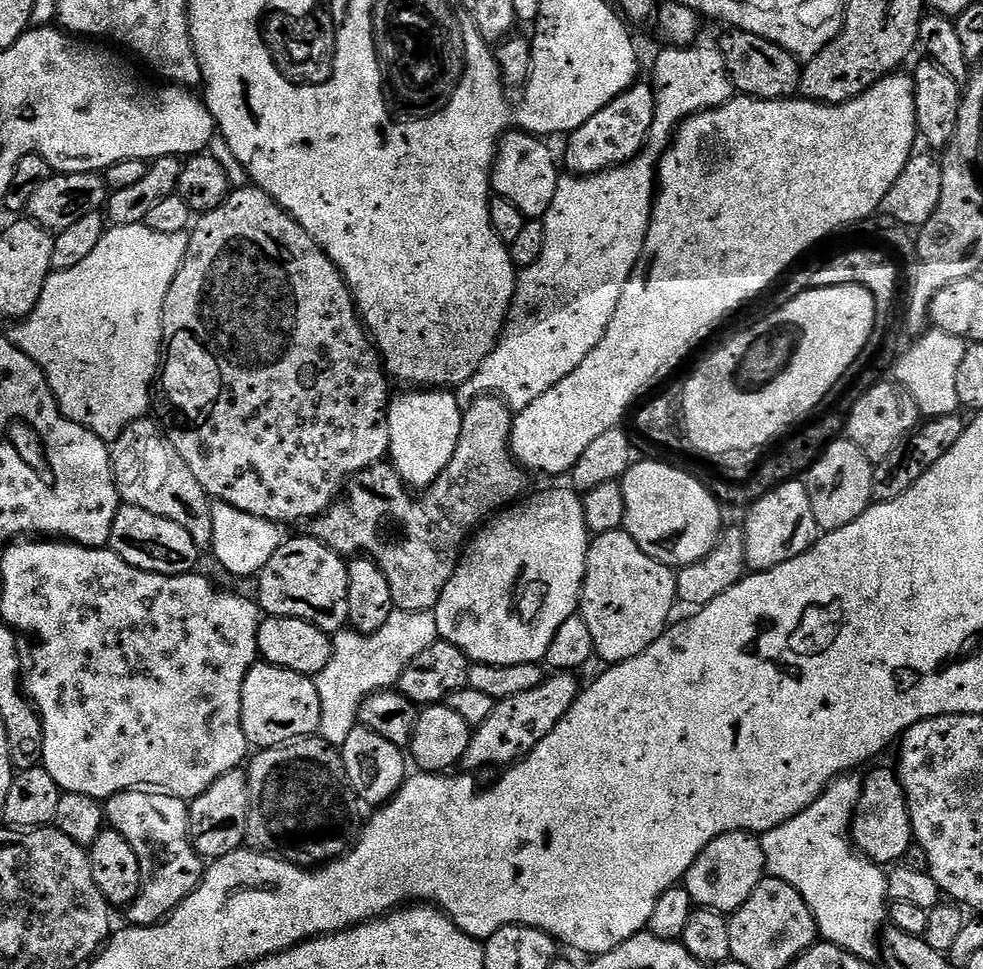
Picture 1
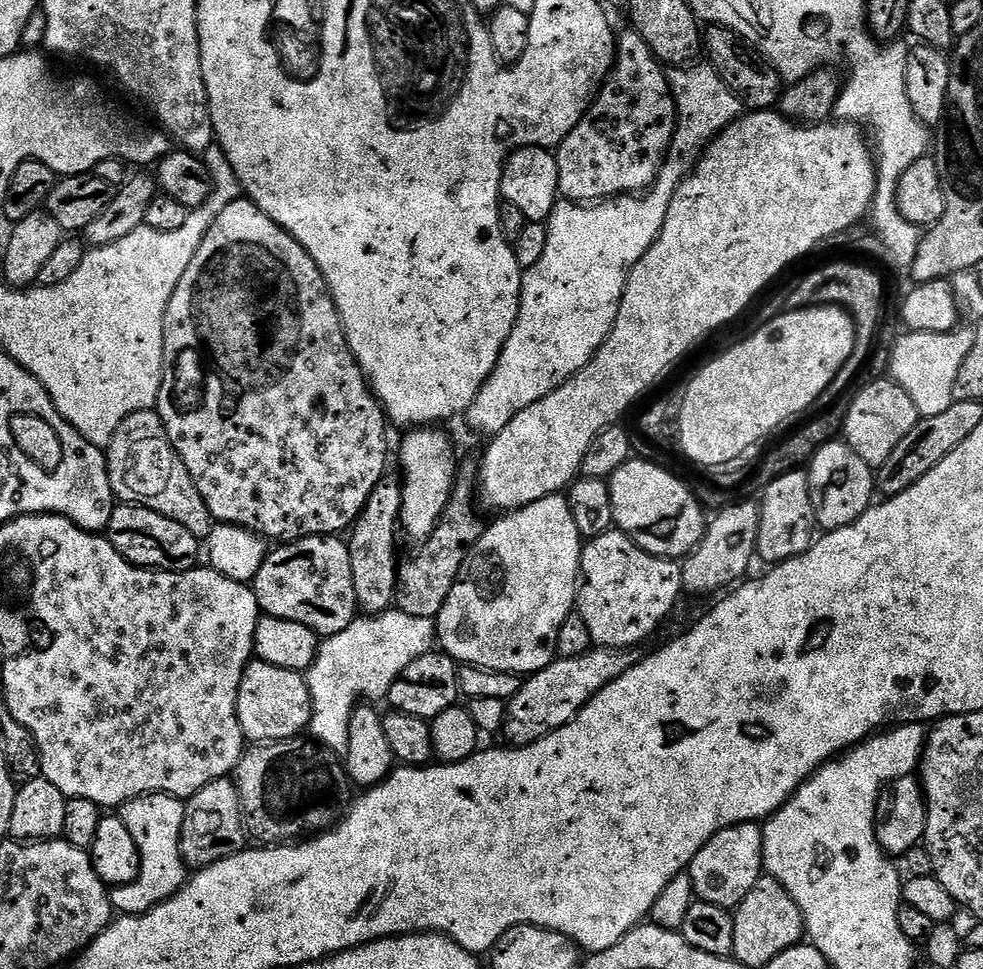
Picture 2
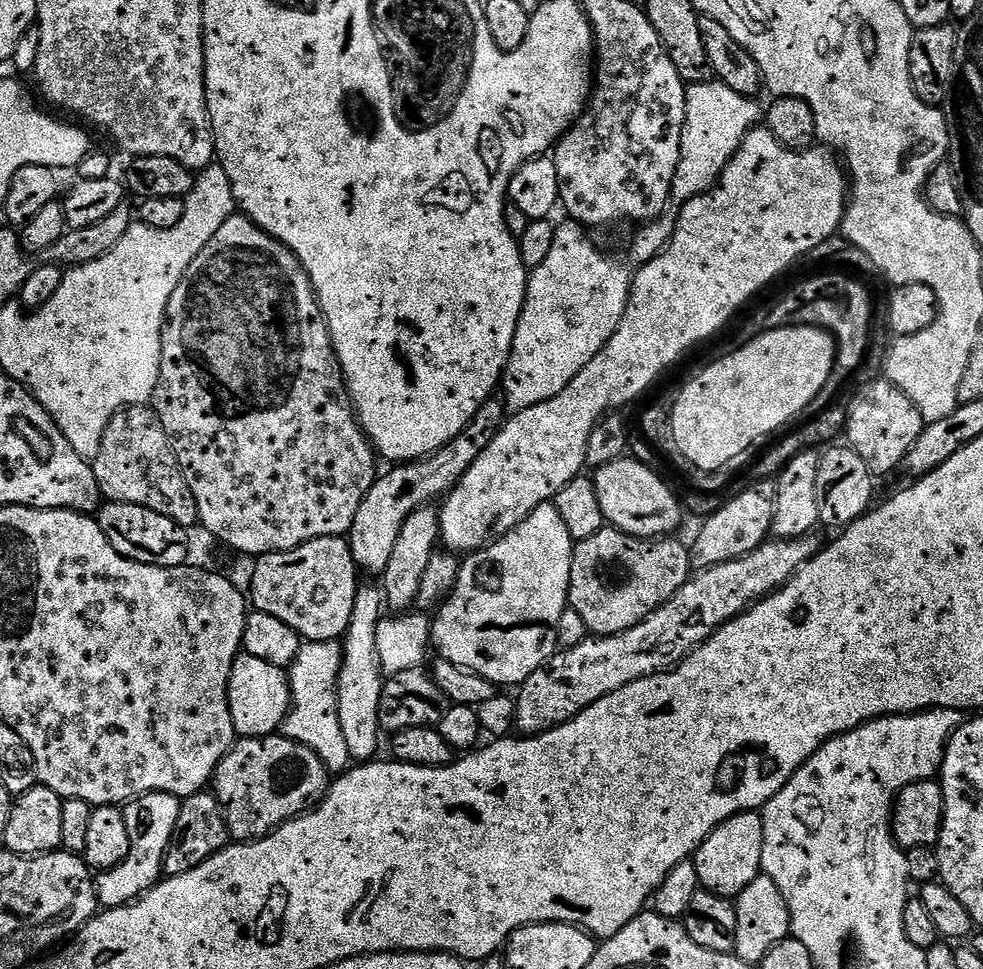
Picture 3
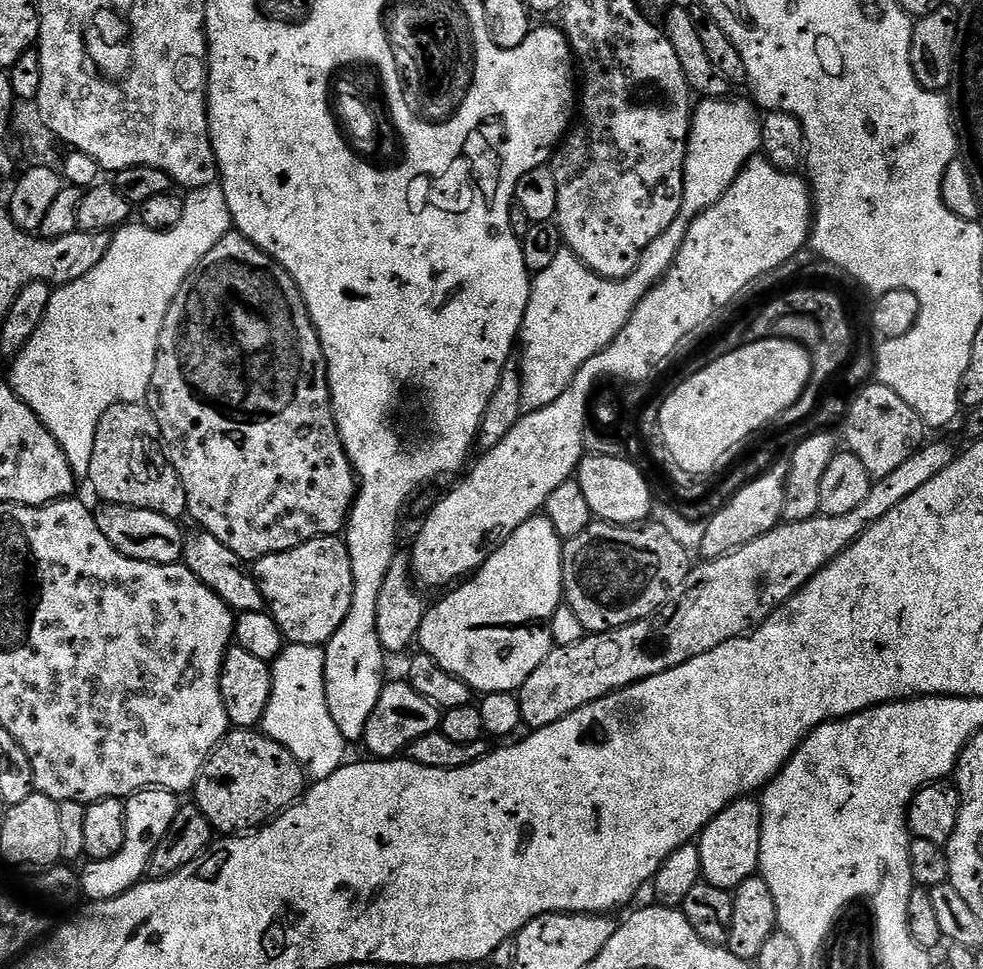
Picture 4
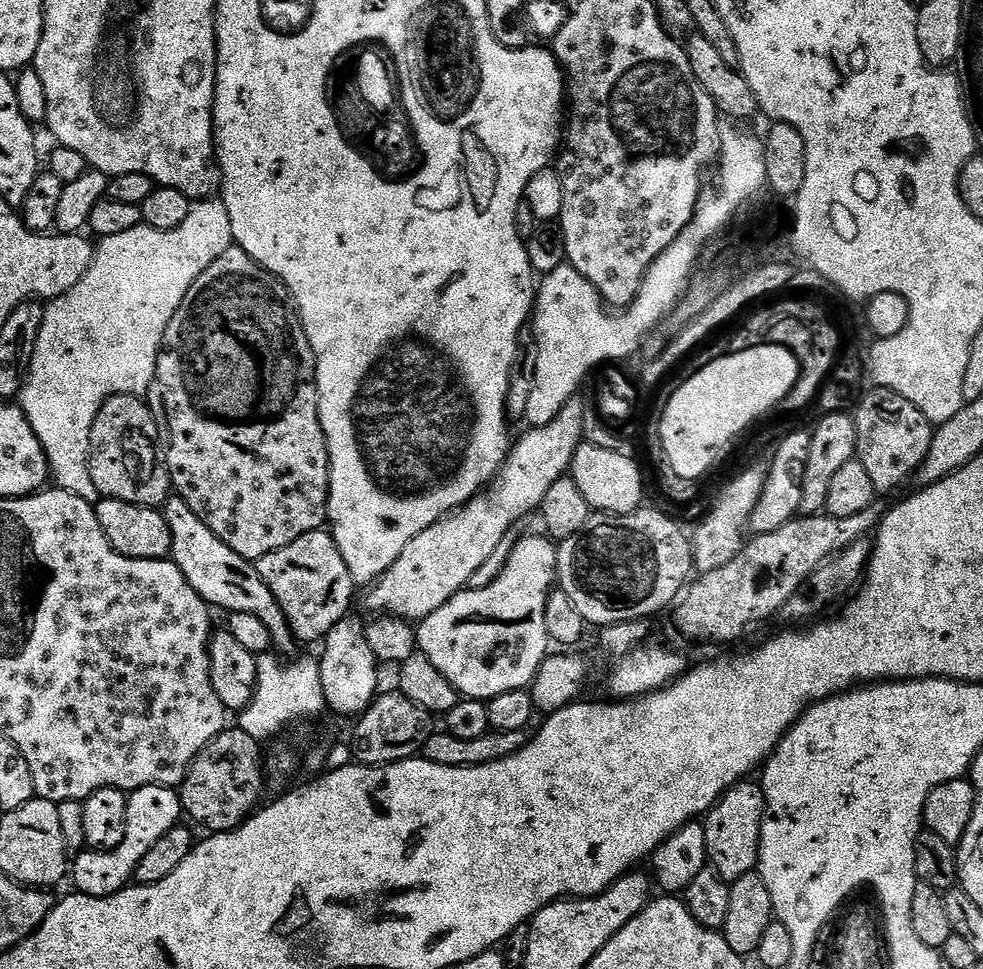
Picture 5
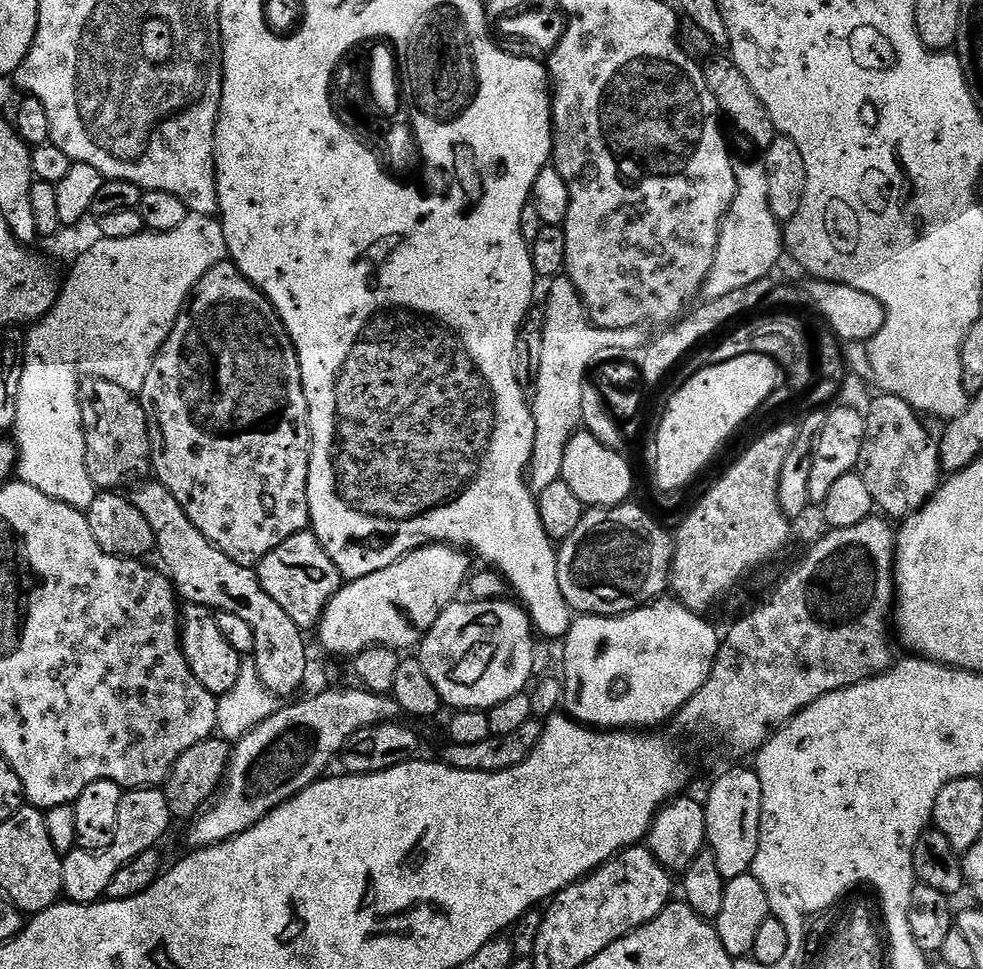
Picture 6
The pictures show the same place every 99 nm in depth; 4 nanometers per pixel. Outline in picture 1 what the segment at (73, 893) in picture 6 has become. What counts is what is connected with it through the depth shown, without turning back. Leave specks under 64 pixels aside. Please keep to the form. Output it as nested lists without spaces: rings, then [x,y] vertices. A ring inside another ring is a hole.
[[[131,788],[128,792],[114,794],[104,804],[104,815],[111,831],[122,834],[134,854],[138,854],[138,866],[140,867],[140,893],[134,902],[126,909],[129,925],[145,928],[151,924],[158,924],[166,919],[175,908],[186,899],[194,889],[200,885],[204,878],[205,861],[192,849],[192,839],[188,837],[188,810],[189,805],[185,801],[172,796],[169,792],[157,792],[155,790],[141,790]]]

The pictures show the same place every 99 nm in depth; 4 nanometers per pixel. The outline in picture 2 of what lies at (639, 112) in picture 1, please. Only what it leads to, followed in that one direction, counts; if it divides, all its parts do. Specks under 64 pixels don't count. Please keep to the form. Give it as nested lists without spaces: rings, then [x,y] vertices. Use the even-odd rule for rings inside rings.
[[[634,30],[620,32],[616,42],[616,62],[612,66],[596,98],[582,119],[566,134],[566,138],[555,149],[558,162],[560,194],[573,202],[599,202],[611,200],[613,196],[643,194],[652,187],[656,176],[664,165],[664,157],[674,138],[676,129],[676,99],[668,84],[665,65],[656,59],[646,42]]]

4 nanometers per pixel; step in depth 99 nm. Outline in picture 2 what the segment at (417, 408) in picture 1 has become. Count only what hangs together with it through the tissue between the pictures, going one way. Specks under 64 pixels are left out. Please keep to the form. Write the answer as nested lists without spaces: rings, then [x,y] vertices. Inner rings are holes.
[[[416,426],[407,433],[408,436],[400,444],[400,464],[404,467],[402,475],[402,495],[400,497],[400,522],[399,527],[413,540],[413,545],[419,546],[430,538],[446,510],[452,497],[452,489],[456,487],[458,476],[458,463],[456,452],[452,449],[452,440],[446,433],[440,432],[436,426]]]

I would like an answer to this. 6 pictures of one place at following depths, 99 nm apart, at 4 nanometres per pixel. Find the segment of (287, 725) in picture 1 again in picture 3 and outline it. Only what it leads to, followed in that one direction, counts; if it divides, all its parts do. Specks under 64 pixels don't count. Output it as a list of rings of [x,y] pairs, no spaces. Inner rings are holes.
[[[247,654],[236,657],[228,683],[230,718],[240,738],[275,736],[292,710],[292,681],[285,669]]]

